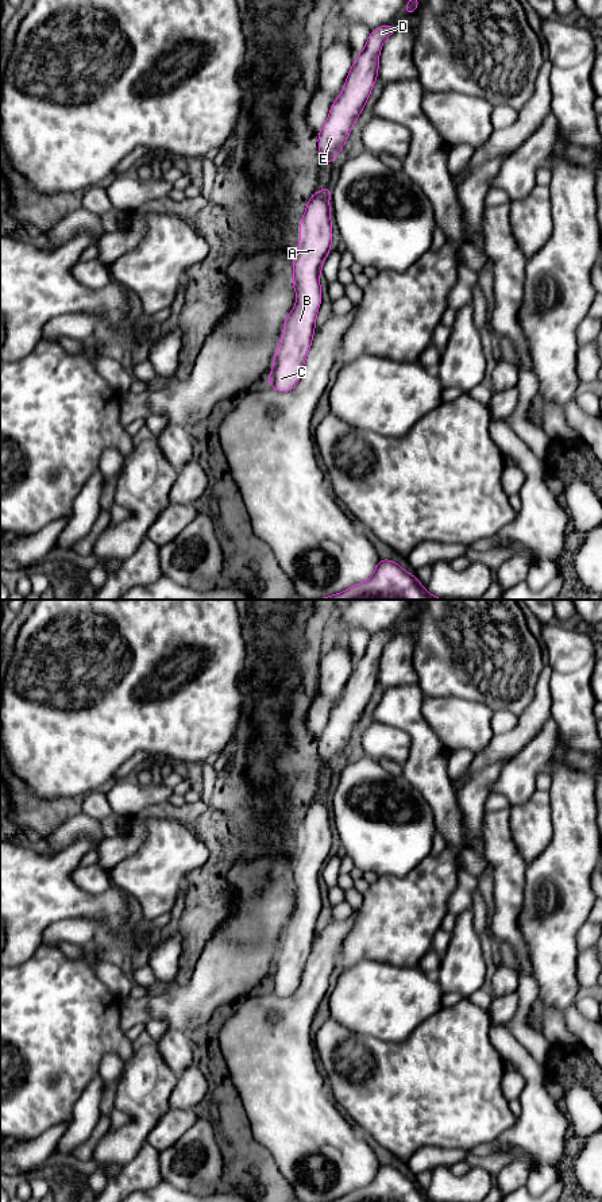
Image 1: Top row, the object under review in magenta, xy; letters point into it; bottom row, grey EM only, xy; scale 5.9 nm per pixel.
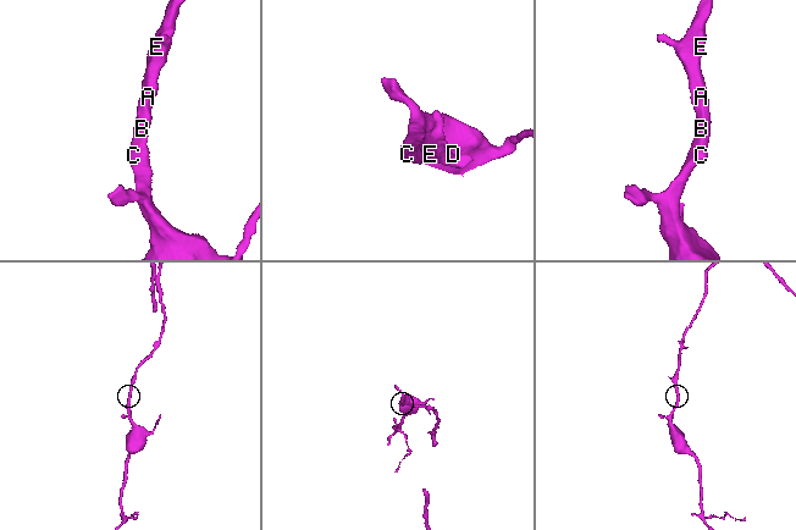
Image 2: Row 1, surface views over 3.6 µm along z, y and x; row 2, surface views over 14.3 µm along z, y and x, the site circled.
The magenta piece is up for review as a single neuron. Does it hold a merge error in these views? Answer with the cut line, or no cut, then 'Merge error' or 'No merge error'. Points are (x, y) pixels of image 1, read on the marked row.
No split. No merge error

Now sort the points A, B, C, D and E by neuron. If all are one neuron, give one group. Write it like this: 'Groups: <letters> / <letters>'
Groups: A B C D E

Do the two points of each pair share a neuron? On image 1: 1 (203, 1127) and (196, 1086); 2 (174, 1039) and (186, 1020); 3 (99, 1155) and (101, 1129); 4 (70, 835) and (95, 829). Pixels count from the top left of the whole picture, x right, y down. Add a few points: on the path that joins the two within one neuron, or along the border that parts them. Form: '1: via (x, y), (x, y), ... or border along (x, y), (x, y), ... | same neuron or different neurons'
1: border along (199, 1117), (177, 1140) | different neurons
2: border along (169, 1028), (184, 1031), (189, 1036) | different neurons
3: border along (110, 1131), (97, 1144), (91, 1159) | different neurons
4: via (76, 829), (89, 829) | same neuron

